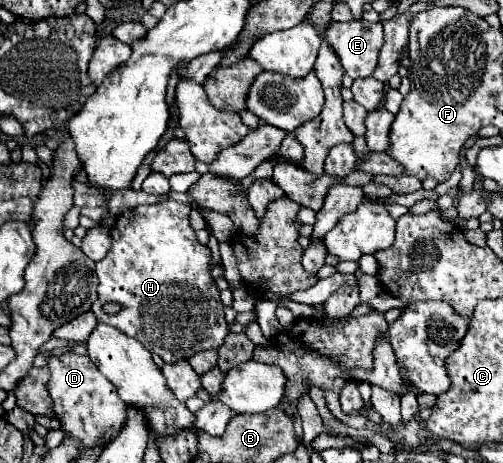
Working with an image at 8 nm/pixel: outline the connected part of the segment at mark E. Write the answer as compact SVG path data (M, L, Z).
M332 22L322 38L330 44L350 78L366 78L378 64L384 32L380 22Z

